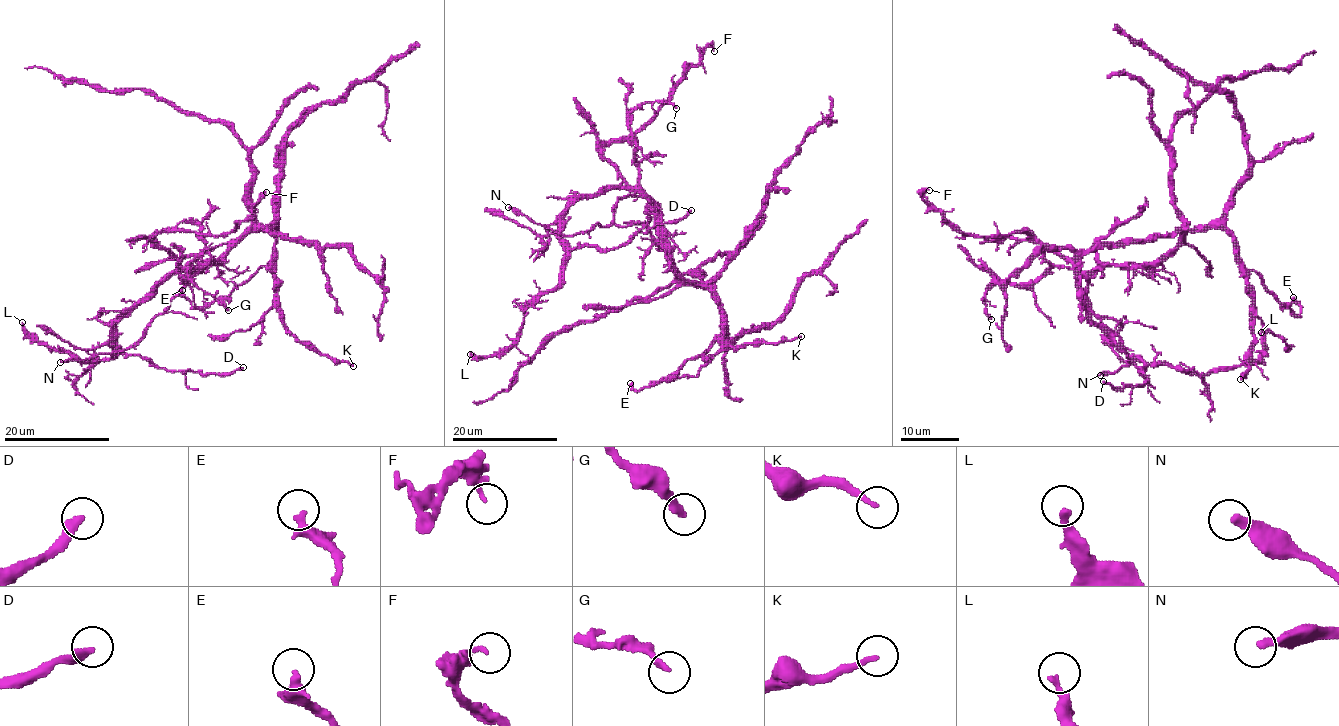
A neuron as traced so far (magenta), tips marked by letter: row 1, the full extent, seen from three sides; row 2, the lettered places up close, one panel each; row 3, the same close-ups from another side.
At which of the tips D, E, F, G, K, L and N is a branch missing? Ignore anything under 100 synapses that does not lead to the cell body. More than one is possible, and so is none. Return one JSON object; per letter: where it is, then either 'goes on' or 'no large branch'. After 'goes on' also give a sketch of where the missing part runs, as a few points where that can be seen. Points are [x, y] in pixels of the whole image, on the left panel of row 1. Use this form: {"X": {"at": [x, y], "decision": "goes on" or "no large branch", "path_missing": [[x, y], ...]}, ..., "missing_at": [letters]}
{"D": {"at": [243, 367], "decision": "no large branch"}, "E": {"at": [182, 290], "decision": "no large branch"}, "F": {"at": [266, 192], "decision": "no large branch"}, "G": {"at": [228, 310], "decision": "no large branch"}, "K": {"at": [353, 366], "decision": "no large branch"}, "L": {"at": [22, 322], "decision": "no large branch"}, "N": {"at": [60, 362], "decision": "goes on"}, "missing_at": ["N"]}

